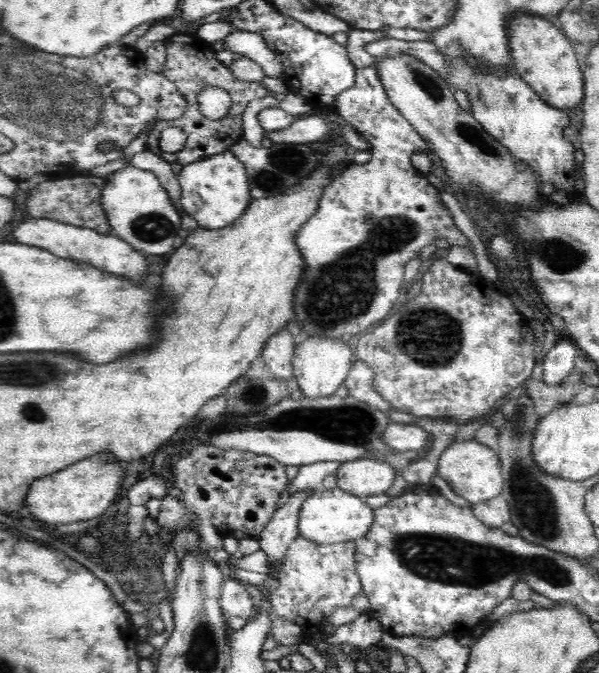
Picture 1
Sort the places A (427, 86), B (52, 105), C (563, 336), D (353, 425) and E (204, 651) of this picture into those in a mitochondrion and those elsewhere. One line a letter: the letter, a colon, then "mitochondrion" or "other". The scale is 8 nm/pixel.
A: mitochondrion
B: mitochondrion
C: other
D: mitochondrion
E: mitochondrion

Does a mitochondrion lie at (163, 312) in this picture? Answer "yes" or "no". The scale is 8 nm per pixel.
no

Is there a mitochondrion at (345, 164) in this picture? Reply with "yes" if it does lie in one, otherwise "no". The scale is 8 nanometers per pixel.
no

